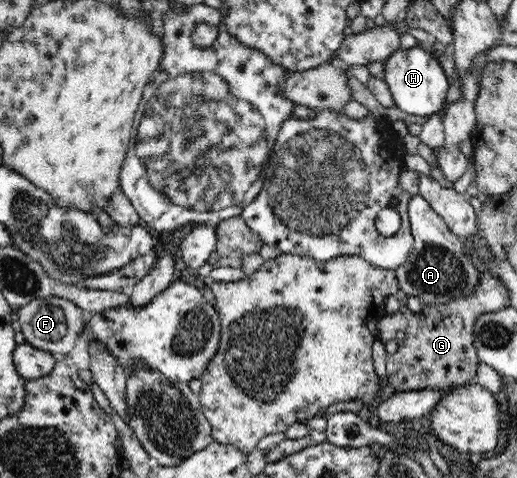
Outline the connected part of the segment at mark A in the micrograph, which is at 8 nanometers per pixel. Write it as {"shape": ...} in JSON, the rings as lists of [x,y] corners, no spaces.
{"shape":[[[419,194],[410,198],[408,202],[408,213],[410,226],[413,237],[413,248],[408,254],[408,258],[395,268],[396,281],[398,281],[399,289],[409,296],[419,296],[422,298],[424,305],[442,305],[455,300],[460,294],[468,294],[474,290],[474,286],[478,286],[480,277],[478,277],[478,269],[474,267],[474,263],[466,257],[465,244],[454,233],[449,230],[449,226],[429,205],[426,200]]]}

